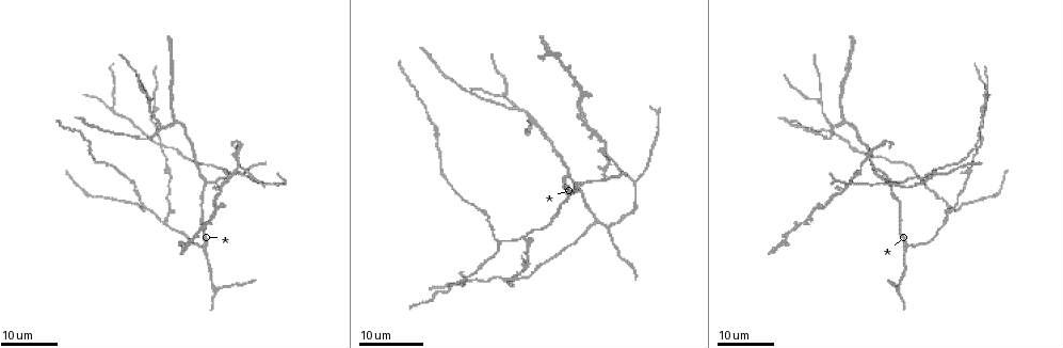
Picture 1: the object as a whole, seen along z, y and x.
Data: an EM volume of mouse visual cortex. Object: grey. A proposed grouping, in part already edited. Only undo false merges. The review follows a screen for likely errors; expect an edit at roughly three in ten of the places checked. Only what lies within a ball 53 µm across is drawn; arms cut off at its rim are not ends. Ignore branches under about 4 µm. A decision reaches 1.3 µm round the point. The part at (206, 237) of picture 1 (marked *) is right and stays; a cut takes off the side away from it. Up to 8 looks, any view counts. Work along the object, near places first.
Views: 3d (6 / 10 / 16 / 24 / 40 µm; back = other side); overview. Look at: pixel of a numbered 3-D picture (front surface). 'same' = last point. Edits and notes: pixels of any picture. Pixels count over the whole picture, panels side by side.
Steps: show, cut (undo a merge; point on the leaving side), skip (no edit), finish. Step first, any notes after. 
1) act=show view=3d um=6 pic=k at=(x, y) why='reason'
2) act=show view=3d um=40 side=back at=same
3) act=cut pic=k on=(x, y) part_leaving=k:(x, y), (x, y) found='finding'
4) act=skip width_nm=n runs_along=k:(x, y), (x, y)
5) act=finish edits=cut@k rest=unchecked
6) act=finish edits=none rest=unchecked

act=show view=3d um=16 pic=1 at=(571, 173) why='arms part here'

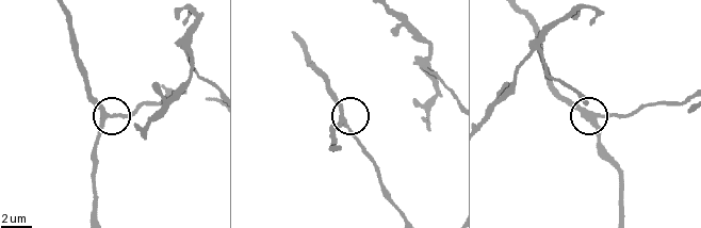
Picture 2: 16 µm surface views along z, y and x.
act=show view=3d um=6 pic=2 at=(346, 123)

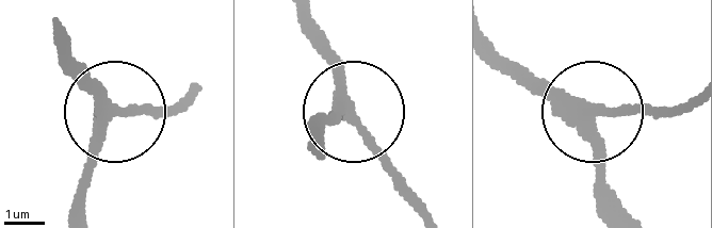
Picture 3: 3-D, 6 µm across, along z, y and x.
act=show view=3d um=6 side=back pic=3 at=(348, 107) why='from behind'

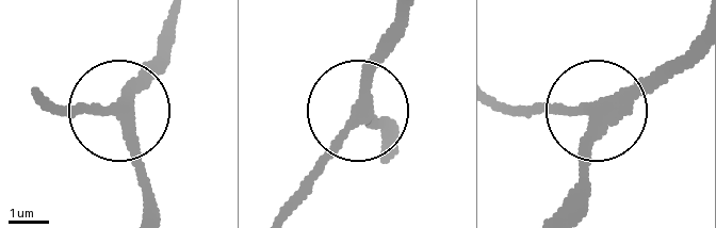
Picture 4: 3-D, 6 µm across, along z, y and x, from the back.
act=skip arms=3 runs_along=4:(151, 207), (120, 115), (168, 48) found='one neuron here'

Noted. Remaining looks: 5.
act=show view=3d um=16 pic=1 at=(114, 109) why='branch point'

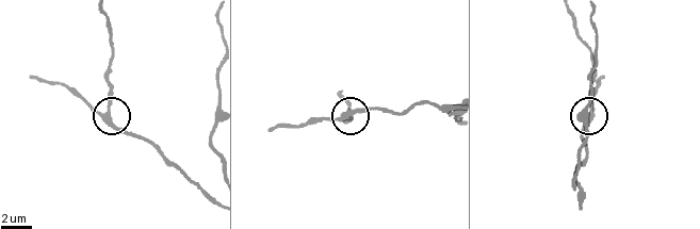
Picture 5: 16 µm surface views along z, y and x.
act=show view=3d um=6 pic=5 at=(344, 119) why='zoom in'

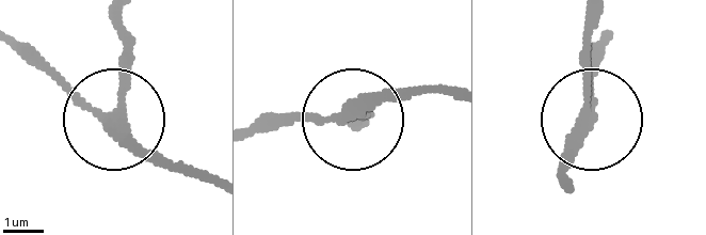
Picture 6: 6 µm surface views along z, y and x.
act=skip width_nm=260 runs_along=6:(452, 91), (391, 91), (340, 122), (272, 122) found='one neuron here'

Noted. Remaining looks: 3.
act=show view=3d um=24 pic=1 at=(945, 220) why='three-way junction'

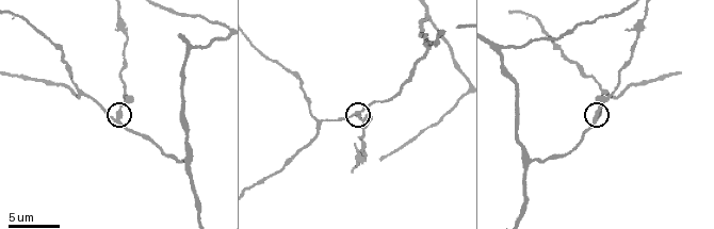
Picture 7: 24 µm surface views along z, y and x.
act=show view=3d um=10 pic=7 at=(596, 112)

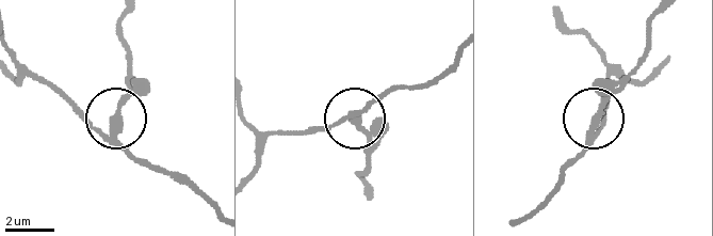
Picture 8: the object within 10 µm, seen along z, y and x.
act=cut pic=8 on=(118, 100) side_arm_um=33 part_leaving=8:(114, 135), (127, 88), (120, 19) found='a second neuron is stuck on'

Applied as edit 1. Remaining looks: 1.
act=finish edits=cut@8 rest=unchecked

